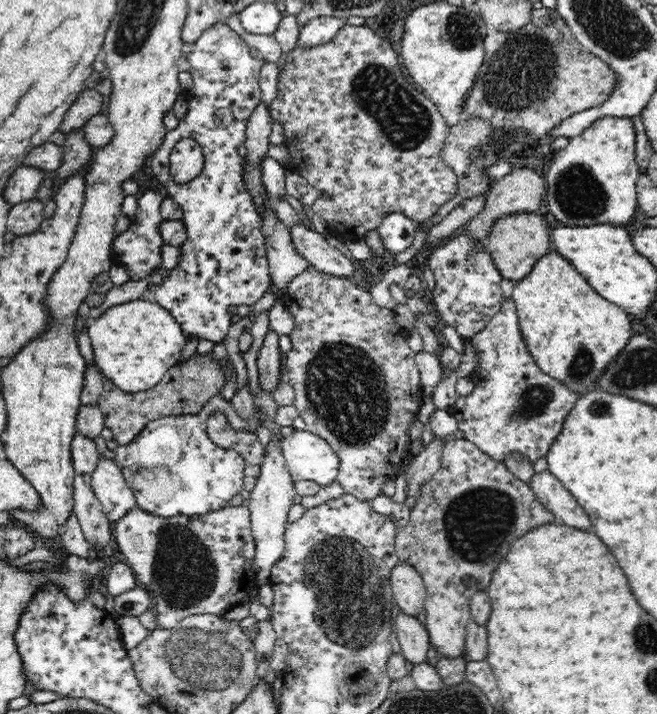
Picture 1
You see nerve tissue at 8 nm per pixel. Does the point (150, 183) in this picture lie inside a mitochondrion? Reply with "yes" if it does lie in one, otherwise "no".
no

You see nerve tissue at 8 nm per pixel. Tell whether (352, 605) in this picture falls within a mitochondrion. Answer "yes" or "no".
yes

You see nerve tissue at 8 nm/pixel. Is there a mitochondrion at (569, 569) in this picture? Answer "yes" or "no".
no

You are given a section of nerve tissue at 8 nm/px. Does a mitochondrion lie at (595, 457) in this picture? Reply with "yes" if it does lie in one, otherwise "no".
no

